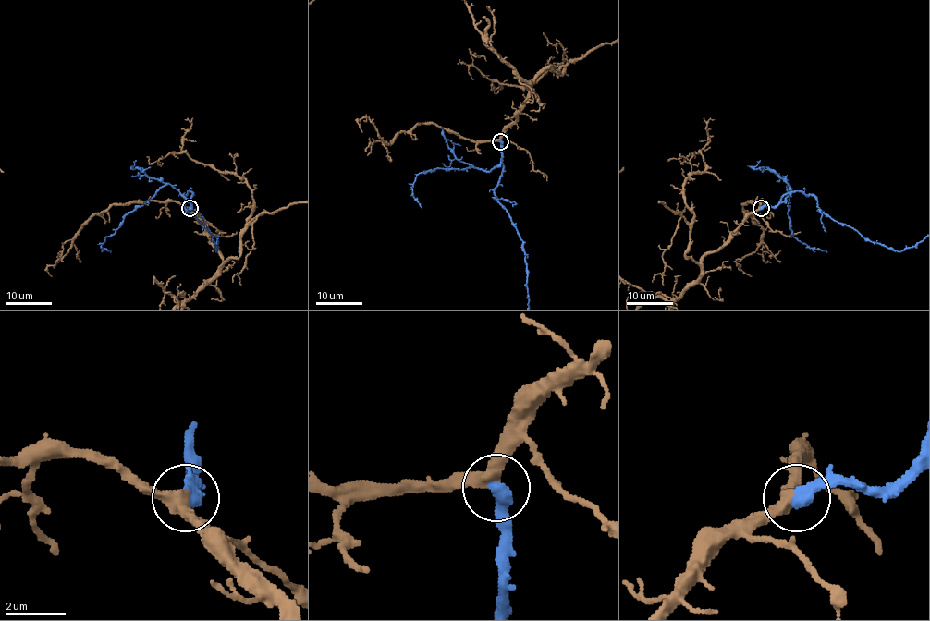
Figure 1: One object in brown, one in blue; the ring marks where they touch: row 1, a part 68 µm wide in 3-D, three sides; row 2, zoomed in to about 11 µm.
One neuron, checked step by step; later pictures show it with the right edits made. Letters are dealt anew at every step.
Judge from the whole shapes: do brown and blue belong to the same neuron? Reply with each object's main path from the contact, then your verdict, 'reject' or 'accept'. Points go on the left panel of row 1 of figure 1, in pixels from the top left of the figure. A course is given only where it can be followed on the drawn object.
accept

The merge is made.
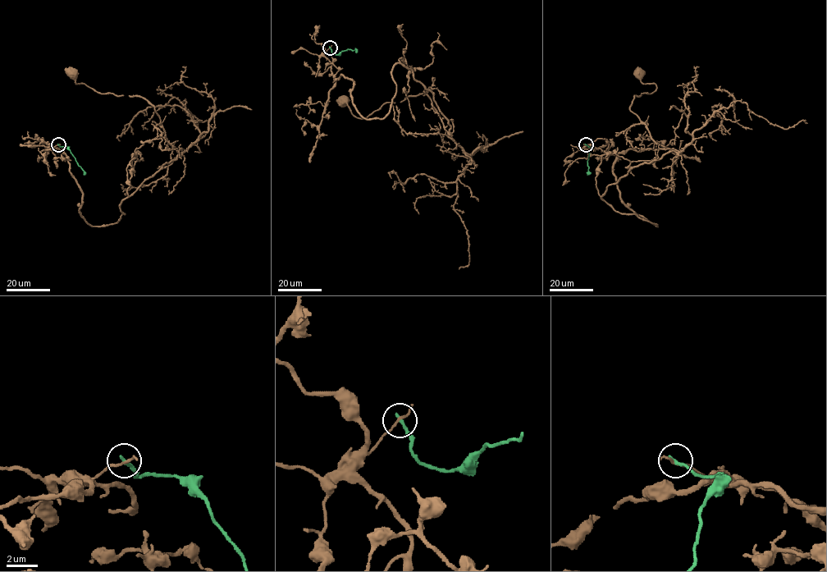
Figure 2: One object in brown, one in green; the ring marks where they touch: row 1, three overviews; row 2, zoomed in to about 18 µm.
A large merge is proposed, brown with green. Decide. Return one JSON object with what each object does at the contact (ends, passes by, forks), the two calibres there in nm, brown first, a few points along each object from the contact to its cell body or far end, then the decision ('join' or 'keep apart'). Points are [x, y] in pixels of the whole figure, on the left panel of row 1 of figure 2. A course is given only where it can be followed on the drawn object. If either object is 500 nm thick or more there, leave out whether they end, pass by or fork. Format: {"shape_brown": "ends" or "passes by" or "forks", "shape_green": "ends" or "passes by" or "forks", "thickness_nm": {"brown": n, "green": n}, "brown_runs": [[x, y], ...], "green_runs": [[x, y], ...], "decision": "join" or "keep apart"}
{"shape_brown": "passes by", "shape_green": "ends", "thickness_nm": {"brown": 140, "green": 240}, "brown_runs": [[58, 144], [93, 226], [116, 222], [120, 203], [179, 154], [143, 98], [98, 93], [72, 73]], "green_runs": [[58, 144], [70, 151], [84, 175]], "decision": "keep apart"}

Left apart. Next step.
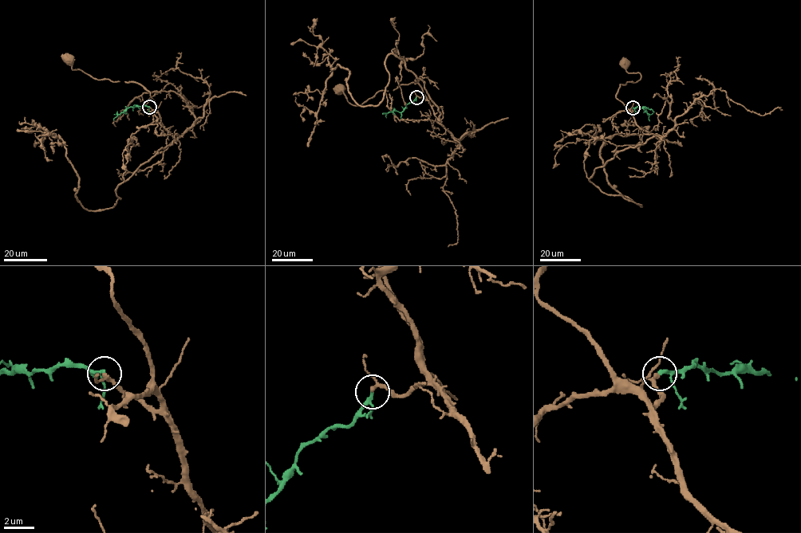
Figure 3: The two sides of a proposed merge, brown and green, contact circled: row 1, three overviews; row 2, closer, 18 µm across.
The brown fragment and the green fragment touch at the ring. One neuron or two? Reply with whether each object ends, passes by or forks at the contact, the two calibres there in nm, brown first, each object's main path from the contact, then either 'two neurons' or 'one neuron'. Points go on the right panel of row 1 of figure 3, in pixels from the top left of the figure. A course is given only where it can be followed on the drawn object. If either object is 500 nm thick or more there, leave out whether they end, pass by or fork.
brown passes by; green passes by; 190 nm thick on the brown side, 170 nm on the other; brown runs (632, 107), (631, 112), (616, 97), (620, 84), (637, 82), (641, 77), (639, 73), (629, 73), (625, 63); green runs (632, 107), (648, 107), (646, 112), (649, 121); one neuron

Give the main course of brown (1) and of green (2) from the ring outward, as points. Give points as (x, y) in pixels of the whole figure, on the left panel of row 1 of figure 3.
1: (149, 107), (157, 111), (150, 92), (140, 84), (94, 79), (79, 69), (73, 69), (69, 59)
2: (149, 107), (126, 109), (113, 120)

